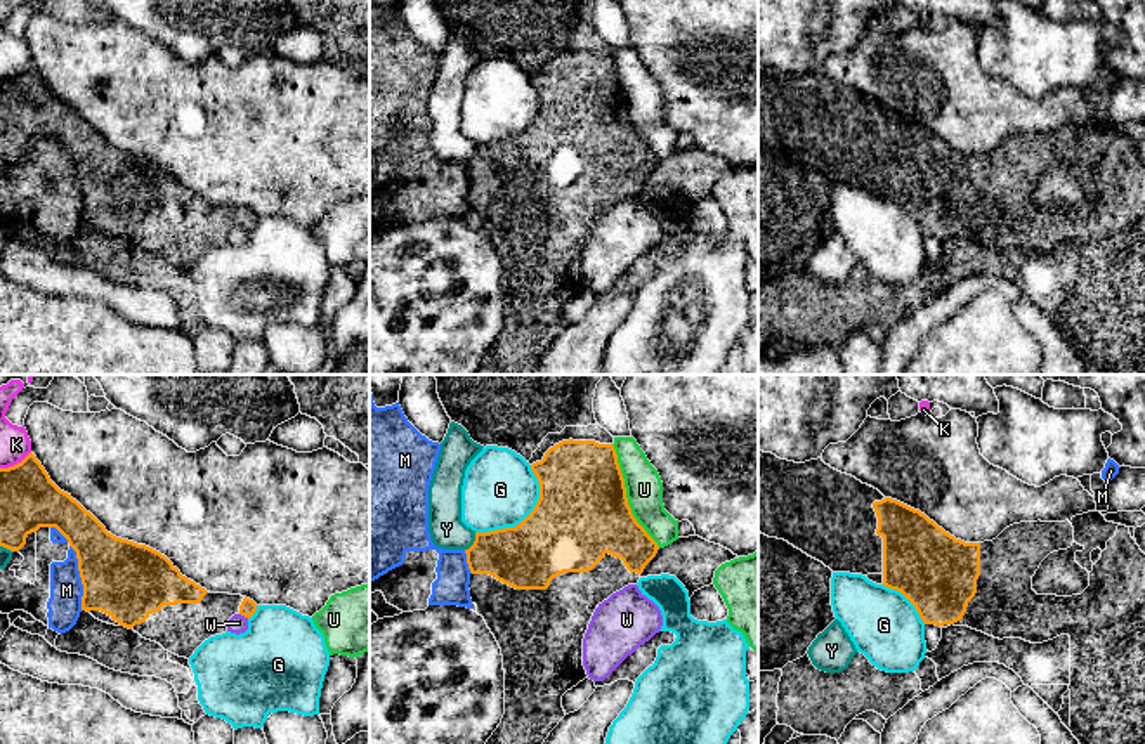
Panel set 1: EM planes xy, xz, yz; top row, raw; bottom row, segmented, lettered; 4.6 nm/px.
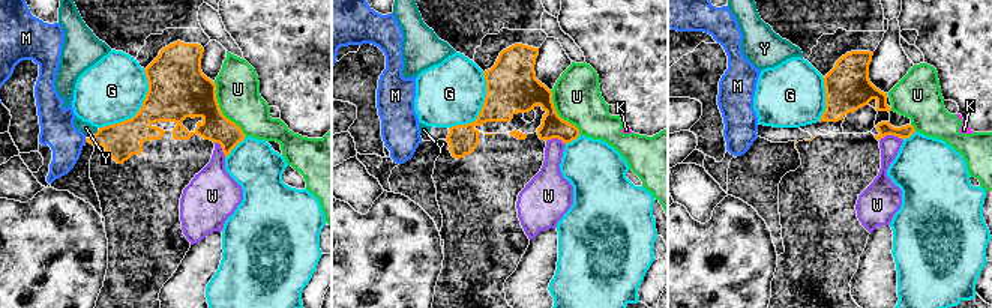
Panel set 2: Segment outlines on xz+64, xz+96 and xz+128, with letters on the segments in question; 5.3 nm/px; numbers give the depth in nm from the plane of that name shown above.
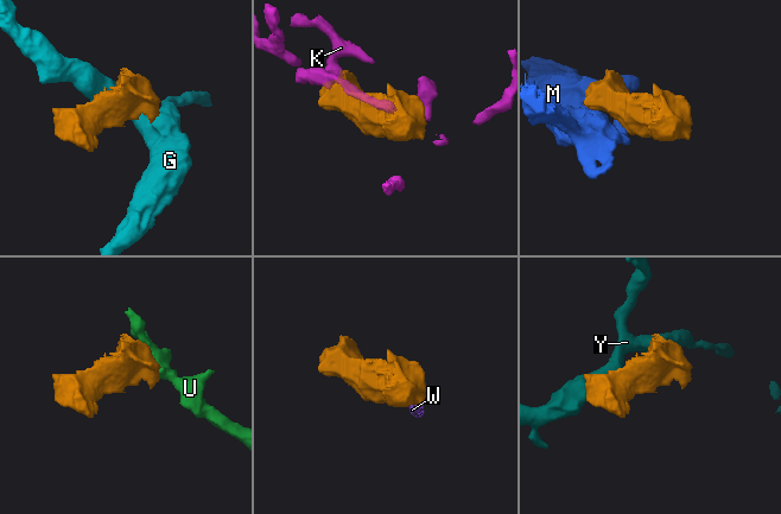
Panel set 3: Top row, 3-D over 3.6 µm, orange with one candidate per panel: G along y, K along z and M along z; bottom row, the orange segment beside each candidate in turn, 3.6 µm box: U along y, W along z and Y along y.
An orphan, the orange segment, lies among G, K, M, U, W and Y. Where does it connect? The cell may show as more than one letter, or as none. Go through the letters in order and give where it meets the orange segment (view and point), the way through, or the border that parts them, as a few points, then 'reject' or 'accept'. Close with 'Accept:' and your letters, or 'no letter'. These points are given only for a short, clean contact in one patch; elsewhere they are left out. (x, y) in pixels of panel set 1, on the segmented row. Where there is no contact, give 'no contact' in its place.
G: xz (528, 515) | reject
K: xy (14, 465) | reject
M: xy (80, 576) | reject
U: xz (625, 496) | reject
W: xy (245, 616) | along xy (240, 613), (248, 618) | reject
Y: xz (474, 541) | reject
Accept: no letter

